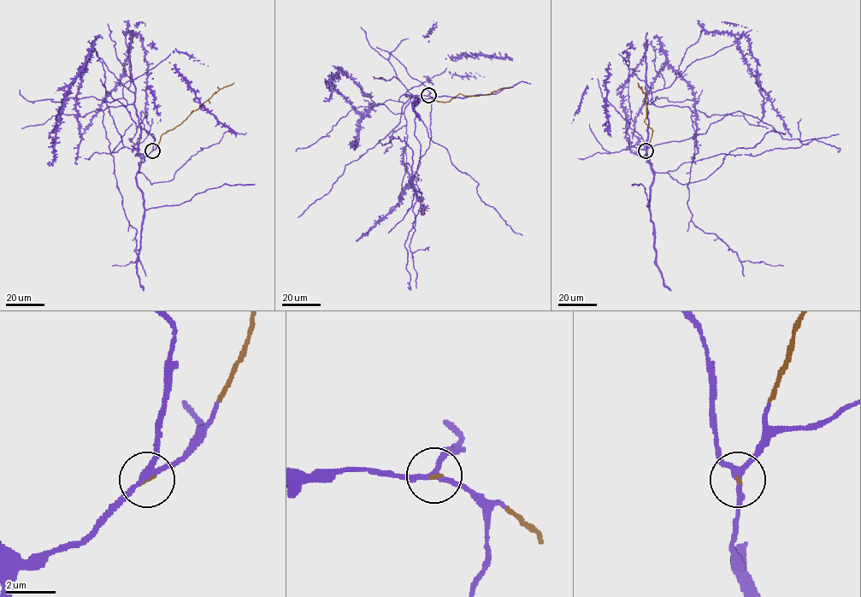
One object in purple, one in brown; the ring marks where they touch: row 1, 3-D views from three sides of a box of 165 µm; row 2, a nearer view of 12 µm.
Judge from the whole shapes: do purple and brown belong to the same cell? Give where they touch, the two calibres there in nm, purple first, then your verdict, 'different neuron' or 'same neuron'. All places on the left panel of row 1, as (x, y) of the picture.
place (152, 150); calibres 200 and 70 nm; same neuron

